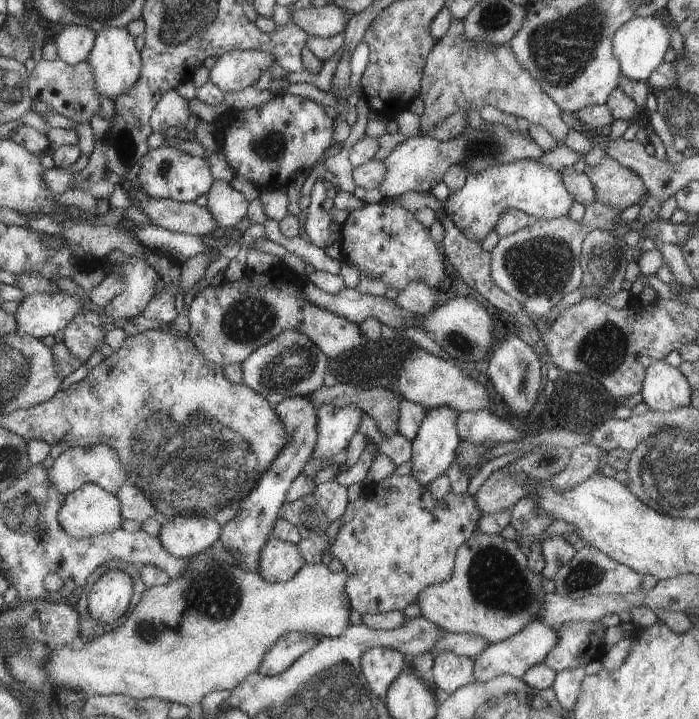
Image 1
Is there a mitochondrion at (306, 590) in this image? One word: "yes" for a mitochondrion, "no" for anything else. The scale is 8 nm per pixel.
no

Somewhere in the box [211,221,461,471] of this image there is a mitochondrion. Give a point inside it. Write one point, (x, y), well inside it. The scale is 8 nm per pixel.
(291, 367)

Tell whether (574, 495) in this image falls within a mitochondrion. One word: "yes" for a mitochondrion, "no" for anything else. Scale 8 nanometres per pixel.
no

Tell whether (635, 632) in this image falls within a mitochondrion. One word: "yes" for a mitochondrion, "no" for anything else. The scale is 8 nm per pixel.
no

